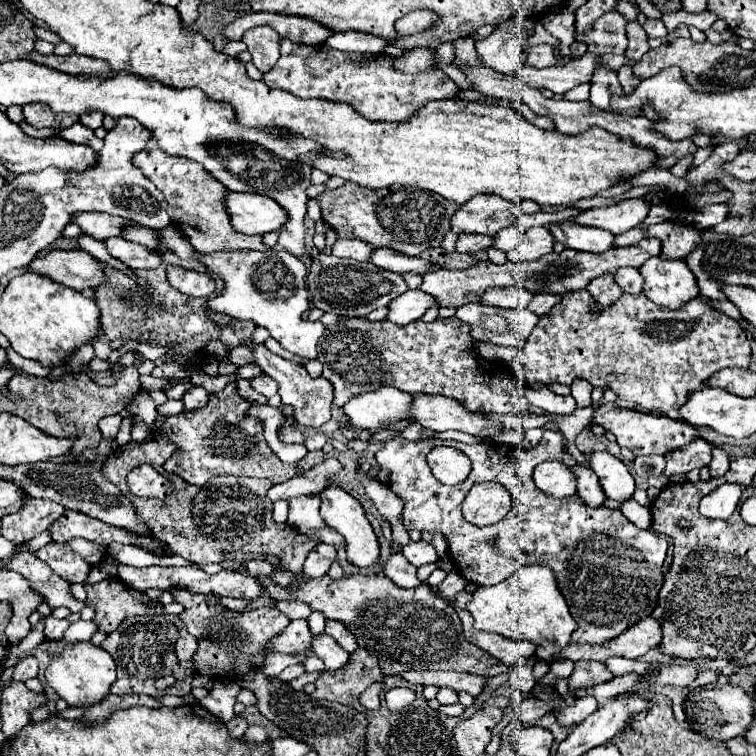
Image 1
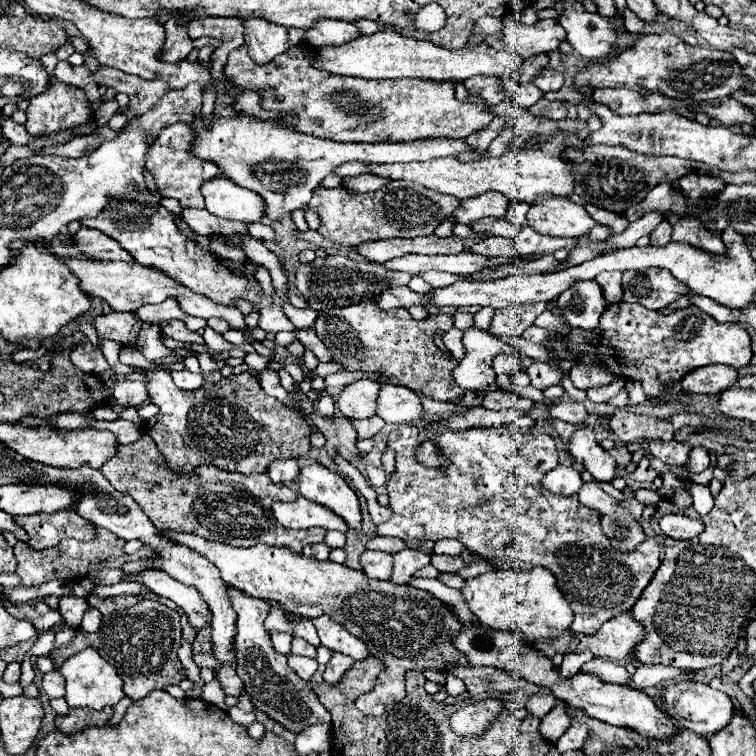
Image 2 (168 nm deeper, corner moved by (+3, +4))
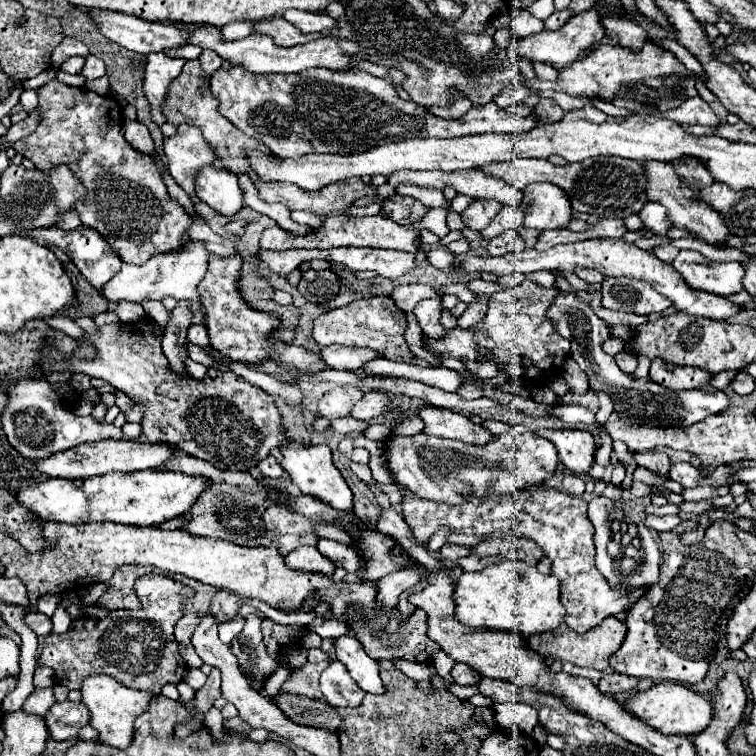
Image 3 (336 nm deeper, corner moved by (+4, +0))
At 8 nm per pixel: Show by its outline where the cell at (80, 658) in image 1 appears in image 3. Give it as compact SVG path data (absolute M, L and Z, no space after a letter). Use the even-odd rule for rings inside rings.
M90 674L88 678L84 678L80 692L82 692L82 702L90 710L90 724L98 728L100 740L114 748L126 748L132 742L134 718L146 710L152 694L124 688L116 678L106 674Z

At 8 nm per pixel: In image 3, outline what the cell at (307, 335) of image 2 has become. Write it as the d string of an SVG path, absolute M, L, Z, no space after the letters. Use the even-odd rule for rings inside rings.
M338 344L320 348L320 354L322 354L322 360L334 370L356 370L364 362L378 358L378 354L370 352L368 348L346 348Z

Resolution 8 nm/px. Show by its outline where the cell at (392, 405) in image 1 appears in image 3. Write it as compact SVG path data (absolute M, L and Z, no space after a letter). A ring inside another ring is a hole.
M338 386L328 390L318 404L318 414L324 418L344 418L350 416L352 406L364 396L364 392L356 386Z

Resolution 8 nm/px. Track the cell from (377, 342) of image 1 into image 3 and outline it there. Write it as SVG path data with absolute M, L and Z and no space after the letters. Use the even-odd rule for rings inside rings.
M368 296L368 298L360 298L346 306L320 314L314 320L312 338L318 342L318 346L342 344L348 348L372 348L388 360L412 362L414 356L404 342L406 328L408 328L406 314L394 304L390 296Z

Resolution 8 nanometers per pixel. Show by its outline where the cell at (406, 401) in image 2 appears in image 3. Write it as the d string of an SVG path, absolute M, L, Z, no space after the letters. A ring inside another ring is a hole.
M374 390L364 394L364 398L358 404L354 404L354 412L350 414L358 420L374 420L384 416L390 410L390 404L392 404L392 398L386 392Z

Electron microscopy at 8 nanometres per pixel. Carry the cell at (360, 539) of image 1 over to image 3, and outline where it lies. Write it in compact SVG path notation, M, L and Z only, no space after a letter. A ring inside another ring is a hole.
M296 446L296 448L282 448L282 468L290 474L292 482L300 488L302 494L314 496L320 502L332 506L334 510L342 510L342 512L352 512L352 490L348 488L348 484L344 482L344 478L340 476L340 472L334 468L332 464L332 454L328 446Z

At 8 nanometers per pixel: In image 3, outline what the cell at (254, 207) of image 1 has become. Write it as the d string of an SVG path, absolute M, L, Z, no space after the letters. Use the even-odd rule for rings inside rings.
M216 166L202 168L202 172L198 172L196 194L220 216L232 218L244 208L244 192L238 186L238 178Z

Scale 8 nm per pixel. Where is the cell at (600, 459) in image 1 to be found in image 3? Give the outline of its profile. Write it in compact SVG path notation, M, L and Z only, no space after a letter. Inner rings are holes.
M540 430L540 436L554 442L564 466L576 474L586 474L594 464L594 436L588 430Z

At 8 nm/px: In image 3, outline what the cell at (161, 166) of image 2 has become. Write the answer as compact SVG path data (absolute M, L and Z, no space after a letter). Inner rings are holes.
M178 124L176 134L164 136L164 154L172 178L186 190L192 204L198 204L198 196L194 192L198 172L202 166L214 164L216 160L210 144L202 136L202 130L192 124Z

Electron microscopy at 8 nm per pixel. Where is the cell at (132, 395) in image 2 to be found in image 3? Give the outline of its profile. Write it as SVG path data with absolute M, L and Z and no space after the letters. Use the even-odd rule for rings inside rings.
M132 402L132 406L130 406L128 410L124 410L126 420L130 420L130 422L142 422L144 410L146 410L146 408L144 408L140 402Z

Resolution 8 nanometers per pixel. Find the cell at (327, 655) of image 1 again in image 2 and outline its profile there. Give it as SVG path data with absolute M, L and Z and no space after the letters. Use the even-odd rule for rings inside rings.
M335 652L333 658L327 662L327 668L325 668L325 672L323 672L323 680L325 680L327 684L331 684L331 686L339 684L339 682L343 680L345 672L353 666L353 662L355 662L355 660L353 660L351 656L345 656L345 654Z

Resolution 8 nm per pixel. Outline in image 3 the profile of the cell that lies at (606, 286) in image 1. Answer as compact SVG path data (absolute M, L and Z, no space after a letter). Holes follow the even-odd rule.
M538 271L526 275L526 278L546 288L556 290L556 298L552 306L548 308L546 316L552 320L554 328L560 332L560 336L568 338L572 342L570 356L578 362L578 366L586 372L590 380L592 390L604 390L614 398L616 412L630 412L638 414L640 422L638 424L650 424L650 426L666 426L666 424L678 424L678 426L690 426L714 412L722 412L722 408L728 408L728 396L722 390L682 390L674 392L668 388L662 388L660 384L652 380L636 380L632 374L624 374L614 356L608 356L602 350L602 342L612 336L610 326L596 316L590 304L580 300L572 292L562 292L560 288L555 288L555 277L550 271Z

